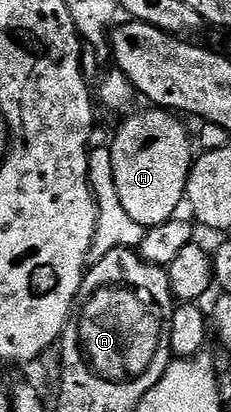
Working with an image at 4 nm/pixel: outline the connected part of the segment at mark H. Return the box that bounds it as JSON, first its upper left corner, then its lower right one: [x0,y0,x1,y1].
[108,109,196,228]

